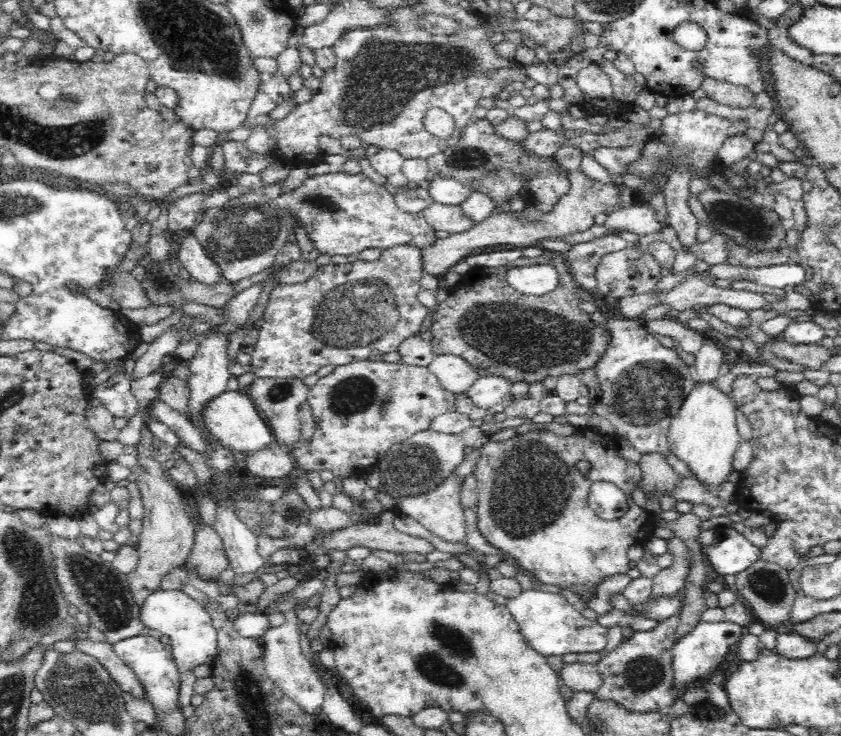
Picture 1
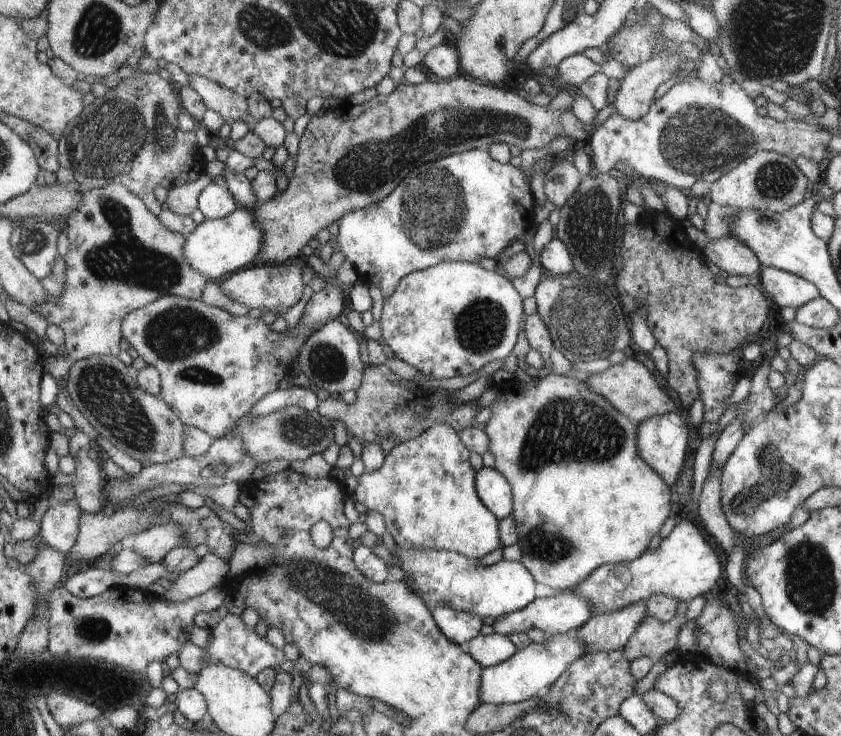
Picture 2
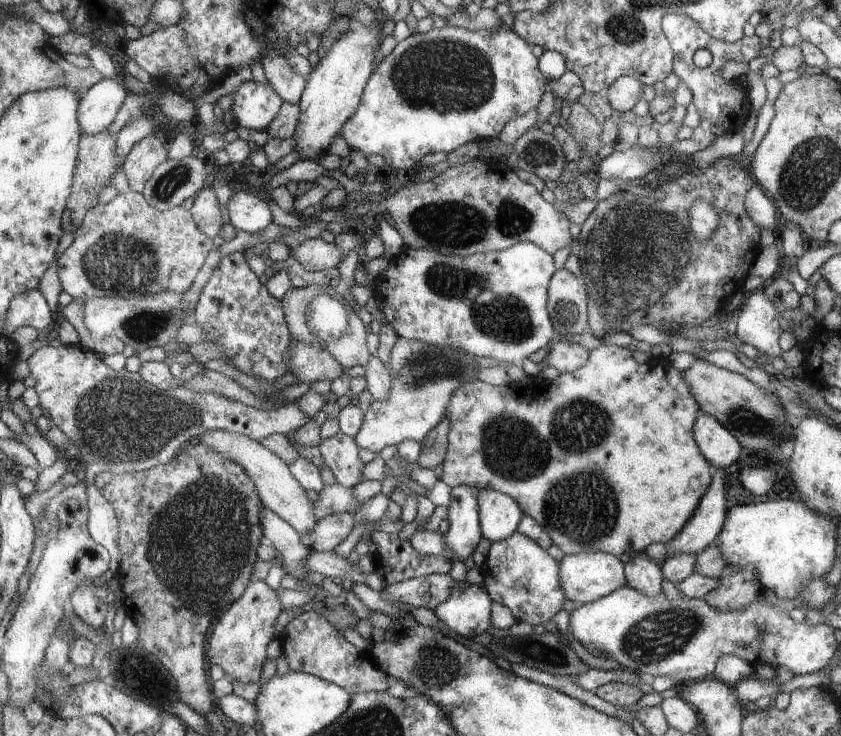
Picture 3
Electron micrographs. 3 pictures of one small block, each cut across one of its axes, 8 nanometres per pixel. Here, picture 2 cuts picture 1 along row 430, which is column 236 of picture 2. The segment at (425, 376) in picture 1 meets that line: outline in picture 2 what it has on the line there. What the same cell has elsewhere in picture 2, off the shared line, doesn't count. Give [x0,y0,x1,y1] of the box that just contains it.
[122,258,360,439]

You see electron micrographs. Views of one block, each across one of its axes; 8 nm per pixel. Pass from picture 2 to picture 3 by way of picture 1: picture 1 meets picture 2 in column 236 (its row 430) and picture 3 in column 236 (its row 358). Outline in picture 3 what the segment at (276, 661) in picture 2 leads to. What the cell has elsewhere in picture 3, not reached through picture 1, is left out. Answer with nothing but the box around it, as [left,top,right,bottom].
[206,579,283,683]

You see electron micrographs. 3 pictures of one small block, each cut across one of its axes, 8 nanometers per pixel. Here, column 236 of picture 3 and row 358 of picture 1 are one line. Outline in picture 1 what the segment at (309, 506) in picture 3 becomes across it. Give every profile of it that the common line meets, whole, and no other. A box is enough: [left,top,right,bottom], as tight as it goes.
[427,355,479,395]

